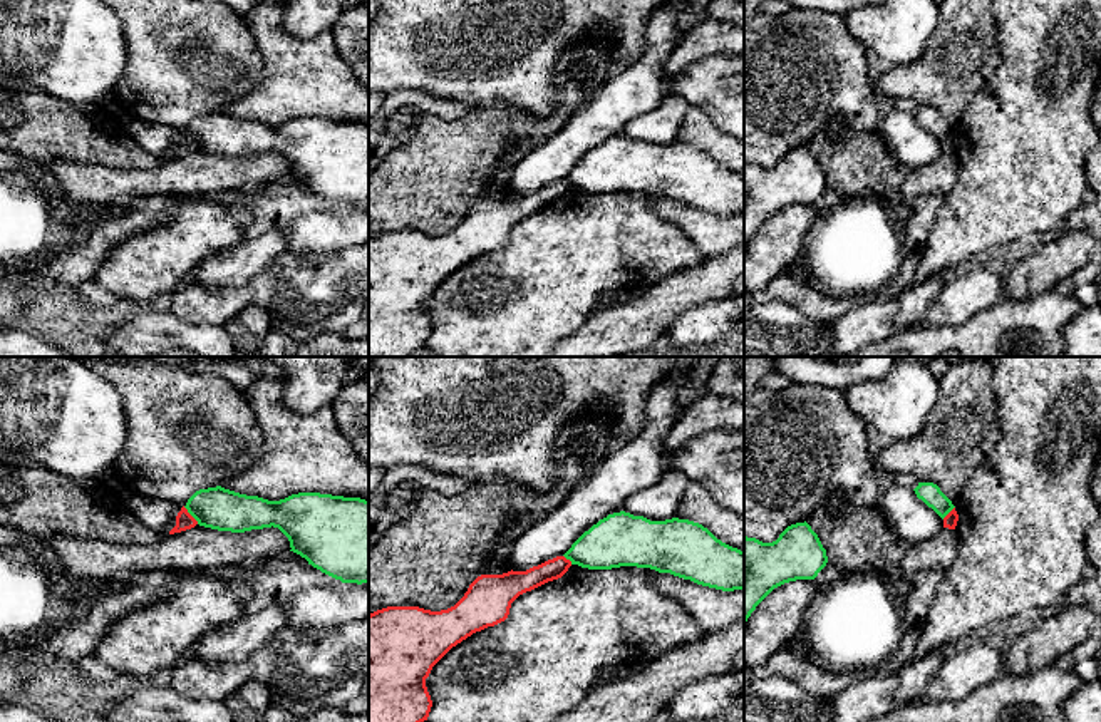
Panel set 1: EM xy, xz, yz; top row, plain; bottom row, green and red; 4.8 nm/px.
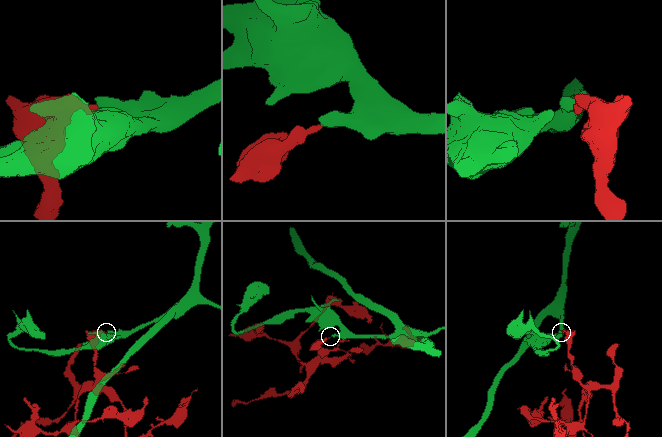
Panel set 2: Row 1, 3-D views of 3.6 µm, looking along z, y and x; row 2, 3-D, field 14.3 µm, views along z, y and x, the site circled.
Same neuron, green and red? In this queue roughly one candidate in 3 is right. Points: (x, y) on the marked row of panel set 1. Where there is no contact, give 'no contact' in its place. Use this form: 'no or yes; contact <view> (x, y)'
no; contact xy (190, 513)

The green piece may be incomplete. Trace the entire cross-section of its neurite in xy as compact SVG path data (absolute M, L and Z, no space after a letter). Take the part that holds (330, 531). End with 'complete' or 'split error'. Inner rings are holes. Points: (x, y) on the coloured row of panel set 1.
M221 486L196 491L184 506L199 526L245 533L278 528L300 554L342 583L369 583L369 501L298 493L280 501Z; complete

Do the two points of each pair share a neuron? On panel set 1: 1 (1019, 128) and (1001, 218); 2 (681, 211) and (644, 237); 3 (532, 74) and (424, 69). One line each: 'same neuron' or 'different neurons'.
1: same neuron
2: different neurons
3: same neuron

